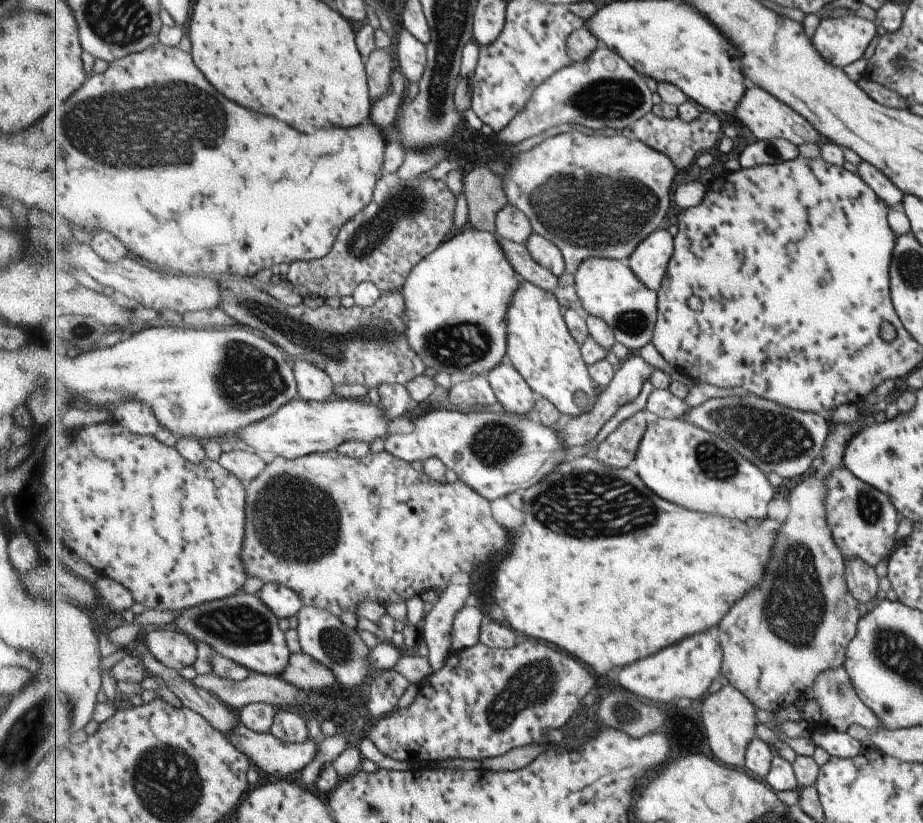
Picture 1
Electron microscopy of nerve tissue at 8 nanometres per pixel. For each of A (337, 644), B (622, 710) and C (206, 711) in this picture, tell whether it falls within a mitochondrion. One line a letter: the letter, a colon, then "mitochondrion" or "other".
A: mitochondrion
B: mitochondrion
C: other

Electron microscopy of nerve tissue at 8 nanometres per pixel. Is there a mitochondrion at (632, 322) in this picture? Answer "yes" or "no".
yes

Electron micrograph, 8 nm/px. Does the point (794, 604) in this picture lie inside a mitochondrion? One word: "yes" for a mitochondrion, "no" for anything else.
yes

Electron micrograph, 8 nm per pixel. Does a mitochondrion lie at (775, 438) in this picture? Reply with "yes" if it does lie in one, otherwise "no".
yes

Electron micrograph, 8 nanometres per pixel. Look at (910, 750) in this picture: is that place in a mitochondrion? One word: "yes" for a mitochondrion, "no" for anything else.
no

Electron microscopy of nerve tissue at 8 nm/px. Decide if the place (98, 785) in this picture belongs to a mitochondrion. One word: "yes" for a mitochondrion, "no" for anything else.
no

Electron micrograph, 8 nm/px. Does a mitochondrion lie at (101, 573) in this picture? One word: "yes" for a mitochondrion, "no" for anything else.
no

